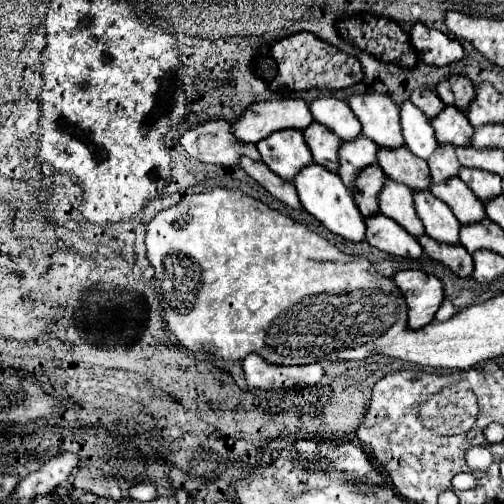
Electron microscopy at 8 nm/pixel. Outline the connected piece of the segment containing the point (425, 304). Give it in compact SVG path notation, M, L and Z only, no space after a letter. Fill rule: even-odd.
M400 270L394 276L394 282L404 292L404 298L408 302L408 326L412 330L418 330L432 322L436 310L444 300L442 280L422 270Z

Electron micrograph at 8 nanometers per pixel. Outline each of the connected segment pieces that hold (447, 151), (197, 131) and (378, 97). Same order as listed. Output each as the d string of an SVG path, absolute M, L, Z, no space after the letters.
M438 144L434 156L430 156L430 160L428 160L428 166L430 166L434 182L442 182L442 180L448 180L450 176L458 174L460 162L456 162L454 146L452 144Z
M212 120L186 130L180 136L180 144L190 156L208 164L222 164L226 168L236 166L240 156L250 156L254 160L260 158L256 144L240 142L224 120Z
M382 92L352 94L348 98L352 112L362 122L362 134L384 148L398 148L404 144L400 130L398 106Z

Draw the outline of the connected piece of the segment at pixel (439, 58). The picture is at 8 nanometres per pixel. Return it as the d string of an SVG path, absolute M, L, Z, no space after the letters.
M420 22L412 26L410 40L418 52L418 58L424 60L426 64L446 66L450 62L458 62L464 56L464 48L458 40Z

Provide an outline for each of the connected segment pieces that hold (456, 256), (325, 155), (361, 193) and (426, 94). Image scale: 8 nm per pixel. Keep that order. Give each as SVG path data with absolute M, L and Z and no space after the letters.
M426 234L418 236L420 246L424 248L424 252L442 262L444 266L448 266L450 270L454 270L460 276L470 276L472 274L472 256L468 254L468 250L462 244L444 244L444 242L436 242L432 238L428 238Z
M312 122L308 128L304 128L304 140L314 156L314 162L326 166L328 170L336 172L338 170L338 148L342 144L340 138L336 138L336 134L332 130L328 130L324 124L320 122Z
M378 164L366 166L364 170L358 172L352 194L362 216L372 216L374 212L378 212L378 194L382 190L384 180L386 180L386 174L380 170Z
M412 90L410 100L428 116L434 118L434 114L438 114L444 108L444 102L438 98L436 92L432 90Z

